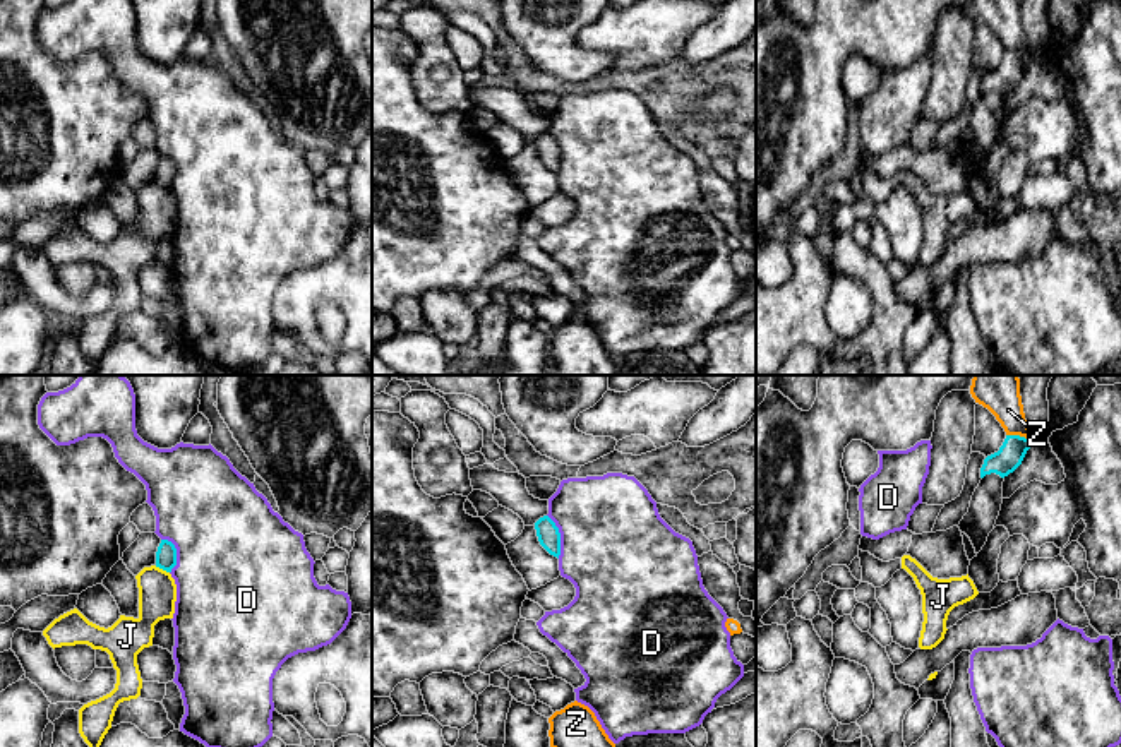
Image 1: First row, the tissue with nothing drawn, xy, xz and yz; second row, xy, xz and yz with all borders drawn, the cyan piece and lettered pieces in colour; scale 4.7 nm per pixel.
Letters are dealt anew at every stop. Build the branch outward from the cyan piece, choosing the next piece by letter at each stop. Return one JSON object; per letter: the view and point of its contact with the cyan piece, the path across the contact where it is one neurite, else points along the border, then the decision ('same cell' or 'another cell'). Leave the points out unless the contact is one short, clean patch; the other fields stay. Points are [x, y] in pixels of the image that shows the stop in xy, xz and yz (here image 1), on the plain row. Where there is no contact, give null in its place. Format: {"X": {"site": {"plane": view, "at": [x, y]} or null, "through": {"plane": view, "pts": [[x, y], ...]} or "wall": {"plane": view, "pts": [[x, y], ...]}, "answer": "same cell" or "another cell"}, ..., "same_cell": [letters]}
{"D": {"site": {"plane": "xz", "at": [559, 153]}, "answer": "another cell"}, "J": {"site": {"plane": "xy", "at": [161, 184]}, "wall": {"plane": "xy", "pts": [[155, 182], [168, 189]]}, "answer": "another cell"}, "Z": {"site": {"plane": "yz", "at": [1020, 53]}, "wall": {"plane": "yz", "pts": [[1007, 50], [1034, 53]]}, "answer": "another cell"}, "same_cell": []}

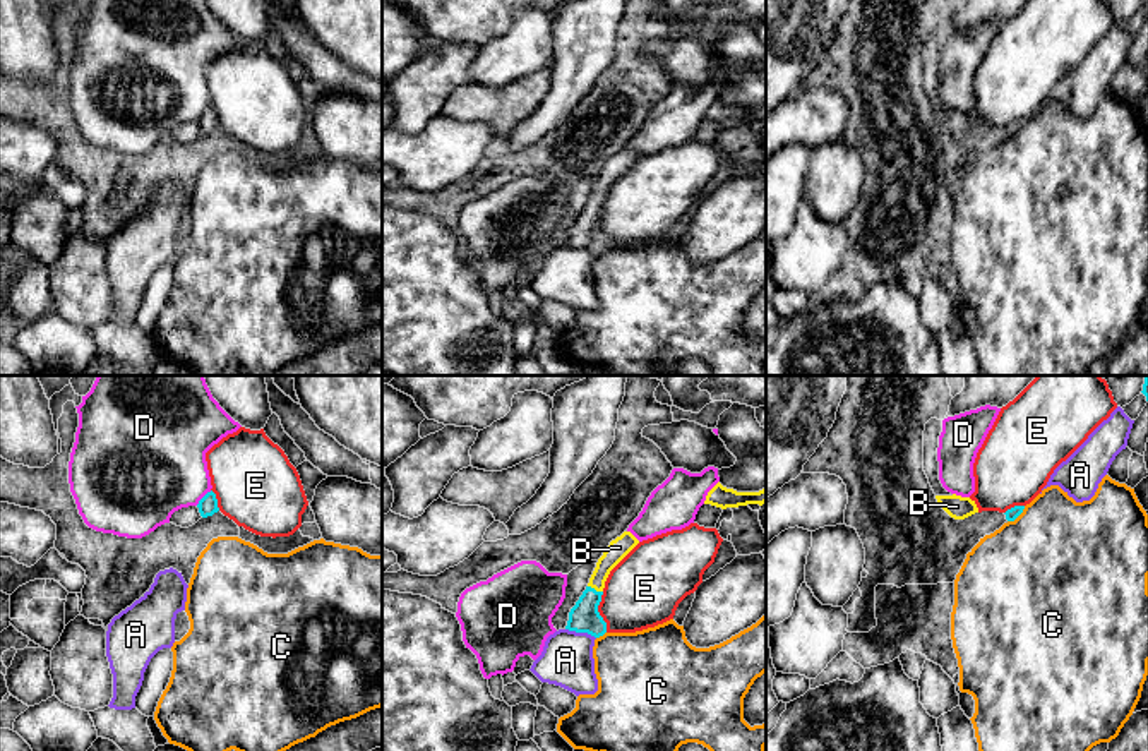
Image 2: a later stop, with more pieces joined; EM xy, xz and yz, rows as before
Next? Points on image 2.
{"A": {"site": {"plane": "xz", "at": [581, 247]}, "wall": {"plane": "xz", "pts": [[566, 244], [576, 249], [590, 249], [595, 254]]}, "answer": "another cell"}, "B": {"site": {"plane": "xz", "at": [593, 204]}, "through": {"plane": "xz", "pts": [[583, 234], [593, 204], [605, 179], [619, 163]]}, "answer": "same cell"}, "C": {"site": {"plane": "yz", "at": [1016, 132]}, "wall": {"plane": "yz", "pts": [[1025, 122], [1008, 138]]}, "answer": "another cell"}, "D": {"site": {"plane": "xy", "at": [203, 114]}, "wall": {"plane": "xy", "pts": [[211, 107], [196, 120]]}, "answer": "another cell"}, "E": {"site": {"plane": "xz", "at": [598, 228]}, "answer": "another cell"}, "same_cell": ["B"]}

